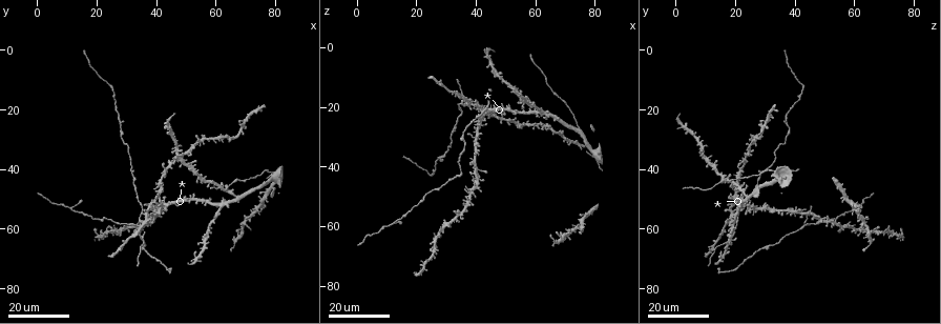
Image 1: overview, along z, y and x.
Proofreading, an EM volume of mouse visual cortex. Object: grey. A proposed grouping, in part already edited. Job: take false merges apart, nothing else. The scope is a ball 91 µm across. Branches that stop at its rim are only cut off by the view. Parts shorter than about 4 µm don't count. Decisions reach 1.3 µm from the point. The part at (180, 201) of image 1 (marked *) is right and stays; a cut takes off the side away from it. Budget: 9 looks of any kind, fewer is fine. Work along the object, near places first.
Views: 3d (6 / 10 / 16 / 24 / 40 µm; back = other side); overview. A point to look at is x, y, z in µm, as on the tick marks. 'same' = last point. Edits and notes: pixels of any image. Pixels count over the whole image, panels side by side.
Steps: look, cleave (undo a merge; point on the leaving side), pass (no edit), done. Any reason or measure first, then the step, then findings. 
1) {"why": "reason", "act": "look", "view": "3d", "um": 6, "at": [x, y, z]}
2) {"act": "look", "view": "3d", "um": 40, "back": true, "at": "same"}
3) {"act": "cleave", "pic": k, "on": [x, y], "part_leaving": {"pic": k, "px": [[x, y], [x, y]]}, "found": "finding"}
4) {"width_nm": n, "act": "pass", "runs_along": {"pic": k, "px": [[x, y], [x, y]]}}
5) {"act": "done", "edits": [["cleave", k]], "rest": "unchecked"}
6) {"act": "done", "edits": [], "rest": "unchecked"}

{"why": "calibre changes", "act": "look", "view": "3d", "um": 16, "at": [27, 29, 38]}

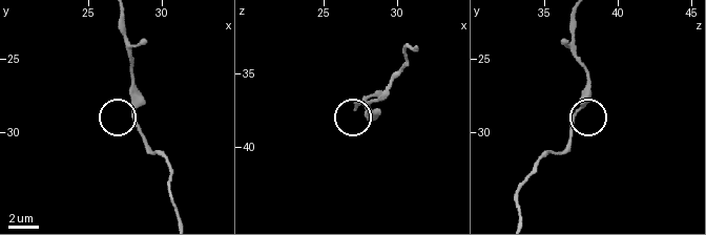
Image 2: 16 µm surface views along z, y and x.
{"act": "look", "view": "3d", "um": 10, "at": [28.0, 28.8, 37.0]}

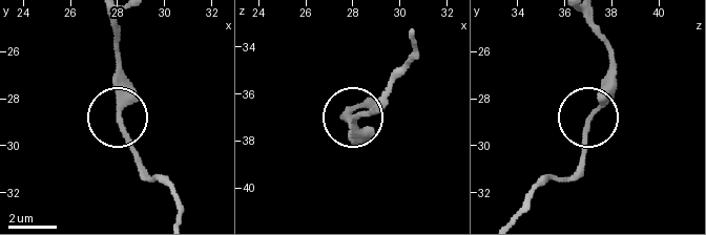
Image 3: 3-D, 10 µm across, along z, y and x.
{"act": "pass", "runs_along": {"pic": 3, "px": [[175, 213], [173, 195], [145, 171], [117, 118], [115, 65]]}, "found": "all the same cell"}

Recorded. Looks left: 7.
{"why": "thick turns thin", "act": "look", "view": "3d", "um": 16, "at": [24, 11, 42]}

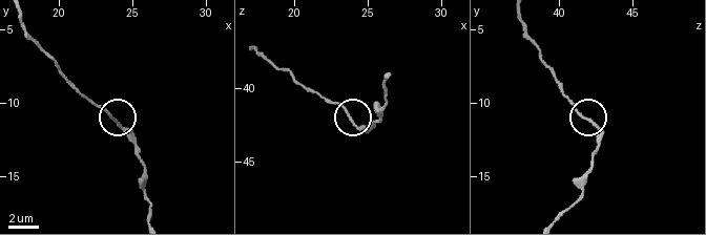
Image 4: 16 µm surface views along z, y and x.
{"why": "closer look", "act": "look", "view": "3d", "um": 6, "at": [24.0, 11.4, 42.2]}

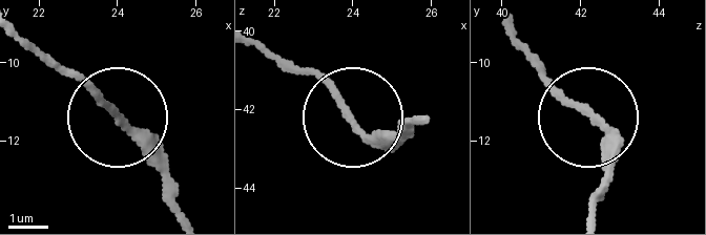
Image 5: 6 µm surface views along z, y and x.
{"act": "pass", "runs_along": {"pic": 5, "px": [[180, 217], [150, 147], [63, 70]]}, "found": "one cell here"}

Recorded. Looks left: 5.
{"why": "sudden change in width", "act": "look", "view": "3d", "um": 24, "at": [28, 23, 36]}

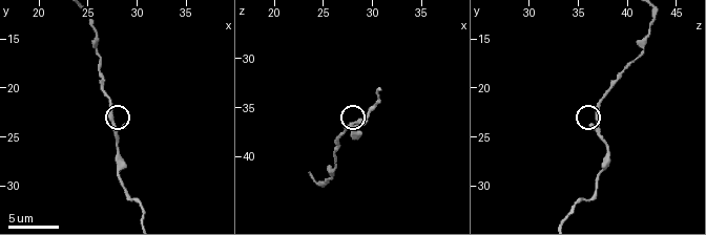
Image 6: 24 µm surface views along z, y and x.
{"why": "zoom in", "act": "look", "view": "3d", "um": 10, "at": [27.8, 24.0, 36.8]}

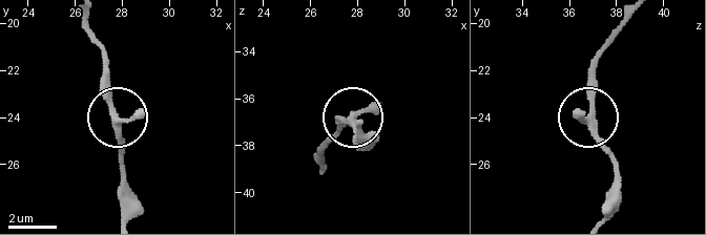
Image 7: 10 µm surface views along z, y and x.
{"act": "pass", "runs_along": {"pic": 7, "px": [[122, 212], [120, 122], [104, 63]]}, "found": "continuous, no second cell"}

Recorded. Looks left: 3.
{"why": "thick turns thin", "act": "look", "view": "3d", "um": 16, "at": [26, 57, 47]}

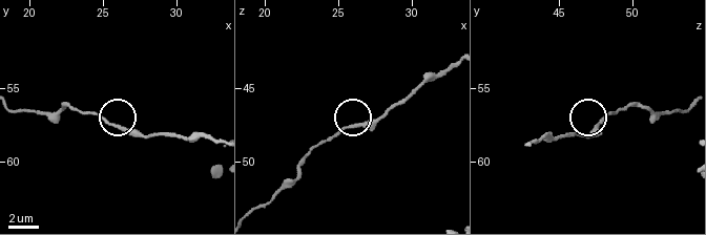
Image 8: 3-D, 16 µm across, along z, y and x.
{"act": "look", "view": "3d", "um": 6, "at": [26.0, 57.6, 47.6]}

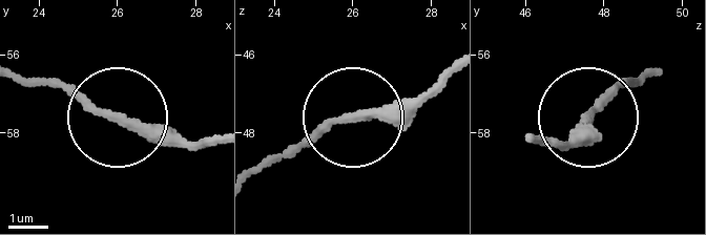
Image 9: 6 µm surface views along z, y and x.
{"width_nm": 250, "act": "pass", "found": "one cell here"}

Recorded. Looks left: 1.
{"act": "done", "edits": [], "rest": "unchecked"}

